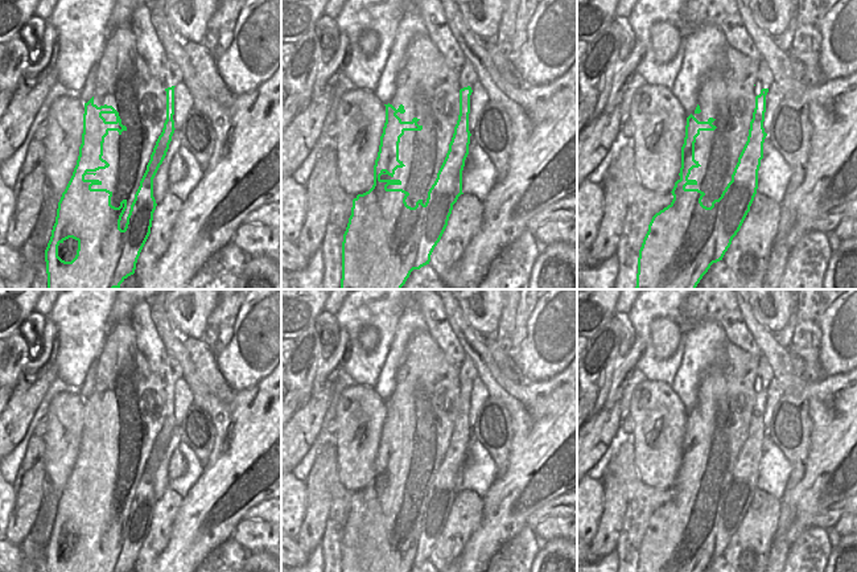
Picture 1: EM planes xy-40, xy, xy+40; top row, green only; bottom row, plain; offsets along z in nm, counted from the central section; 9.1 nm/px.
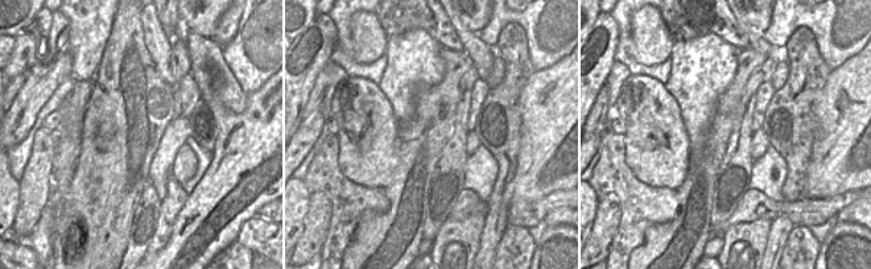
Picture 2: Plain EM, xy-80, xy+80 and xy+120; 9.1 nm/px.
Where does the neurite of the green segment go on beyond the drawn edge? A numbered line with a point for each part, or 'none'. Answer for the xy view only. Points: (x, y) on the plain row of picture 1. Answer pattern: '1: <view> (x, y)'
1: xy (428, 383)

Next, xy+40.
1: xy+40 (729, 394)

